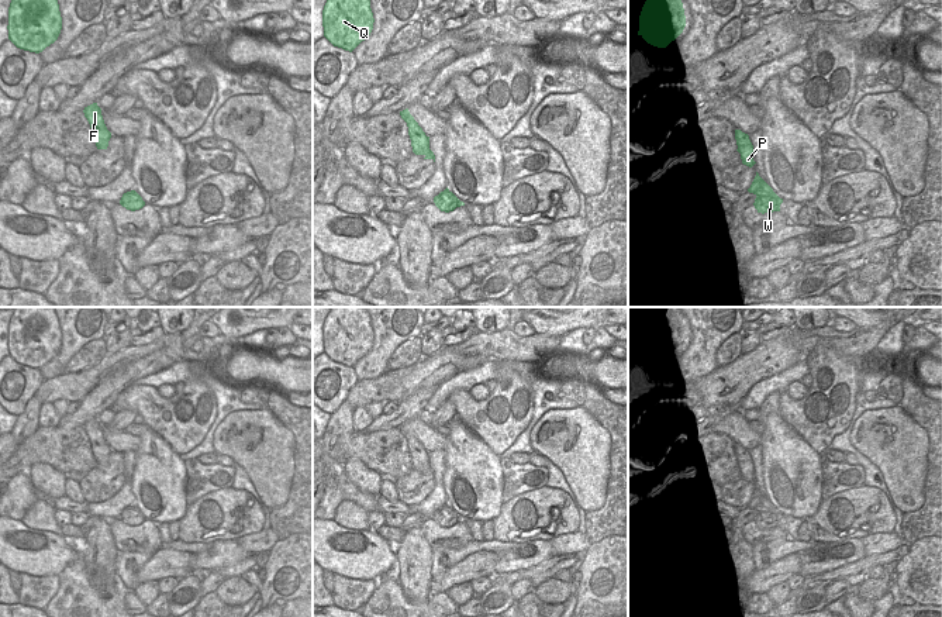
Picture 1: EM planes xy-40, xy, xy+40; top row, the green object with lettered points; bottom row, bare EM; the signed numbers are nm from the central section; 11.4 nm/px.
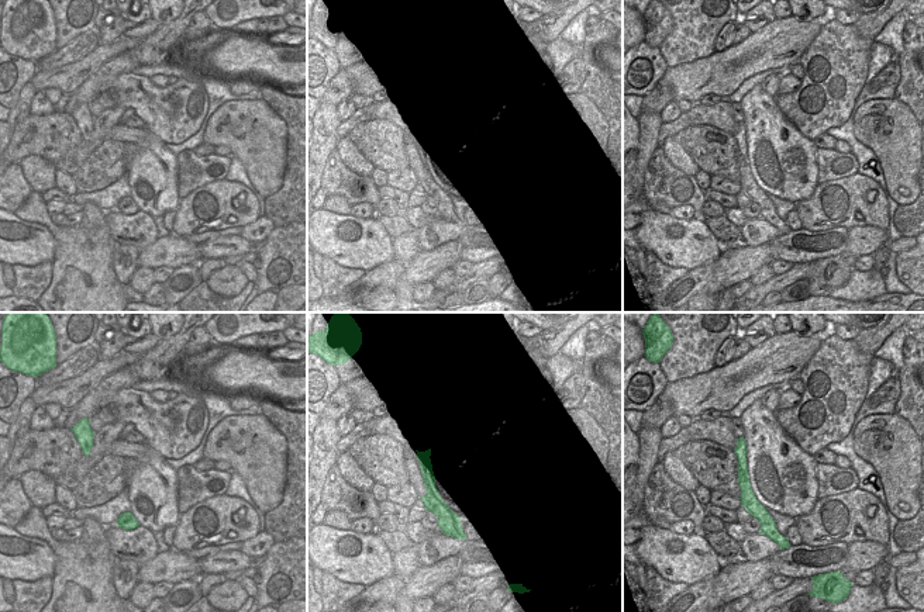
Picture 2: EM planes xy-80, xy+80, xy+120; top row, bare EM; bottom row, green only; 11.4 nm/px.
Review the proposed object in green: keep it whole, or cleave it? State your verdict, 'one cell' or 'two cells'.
two cells

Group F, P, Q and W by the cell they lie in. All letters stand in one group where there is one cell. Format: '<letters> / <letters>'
F Q / P W

